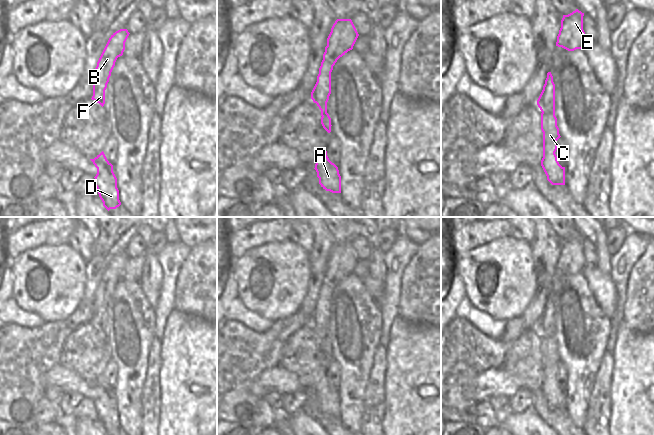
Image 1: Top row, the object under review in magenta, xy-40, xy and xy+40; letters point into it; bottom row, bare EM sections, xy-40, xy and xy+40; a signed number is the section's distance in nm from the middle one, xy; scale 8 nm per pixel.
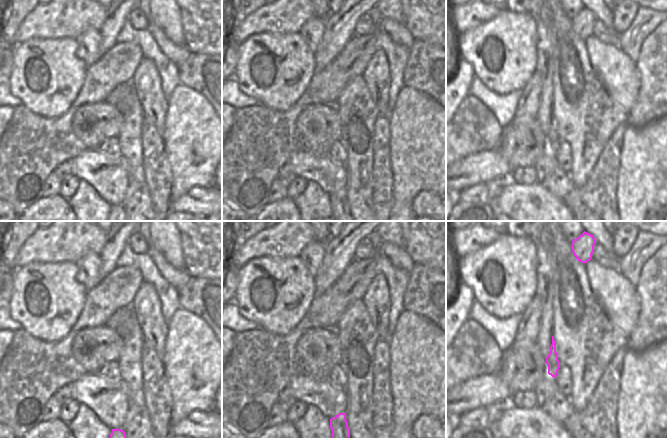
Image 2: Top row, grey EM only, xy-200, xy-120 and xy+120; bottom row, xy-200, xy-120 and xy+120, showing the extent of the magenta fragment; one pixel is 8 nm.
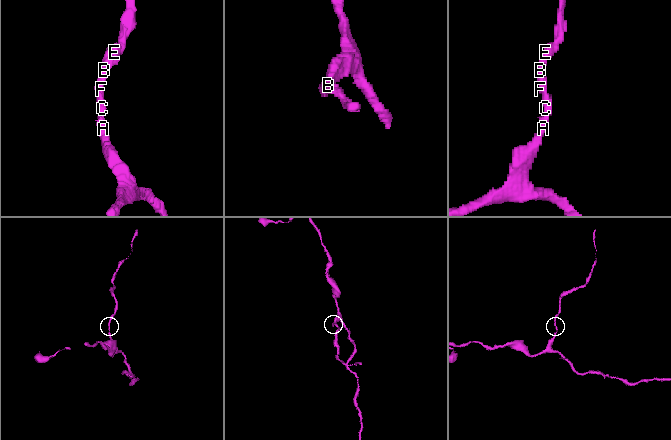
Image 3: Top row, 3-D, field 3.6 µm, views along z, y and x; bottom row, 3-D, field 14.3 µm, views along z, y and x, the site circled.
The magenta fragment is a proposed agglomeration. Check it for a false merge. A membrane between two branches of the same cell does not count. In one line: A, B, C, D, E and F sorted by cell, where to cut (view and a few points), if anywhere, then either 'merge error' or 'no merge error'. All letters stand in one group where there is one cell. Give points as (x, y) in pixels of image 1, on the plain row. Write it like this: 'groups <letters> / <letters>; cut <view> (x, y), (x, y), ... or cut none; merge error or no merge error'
groups A B C D E F; cut none; no merge error

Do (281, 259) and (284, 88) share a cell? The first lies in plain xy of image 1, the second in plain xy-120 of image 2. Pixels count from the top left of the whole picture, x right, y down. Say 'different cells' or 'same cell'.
same cell

